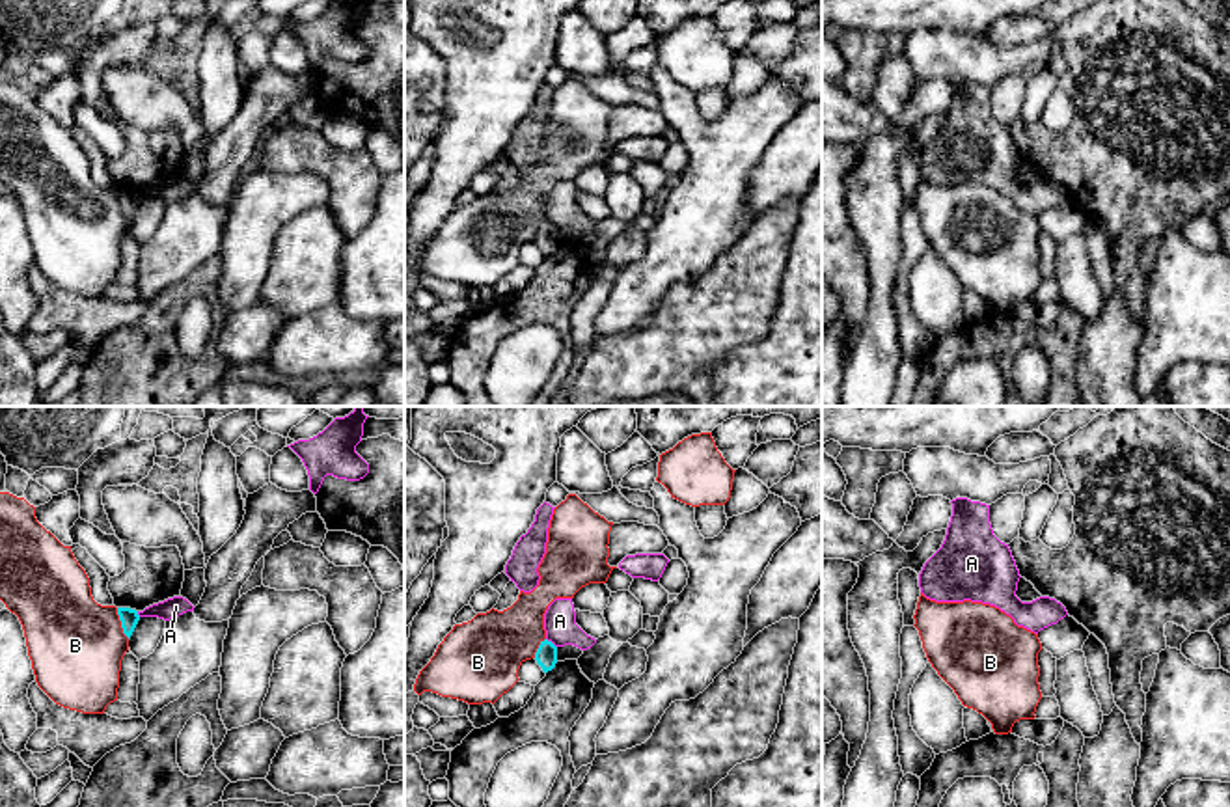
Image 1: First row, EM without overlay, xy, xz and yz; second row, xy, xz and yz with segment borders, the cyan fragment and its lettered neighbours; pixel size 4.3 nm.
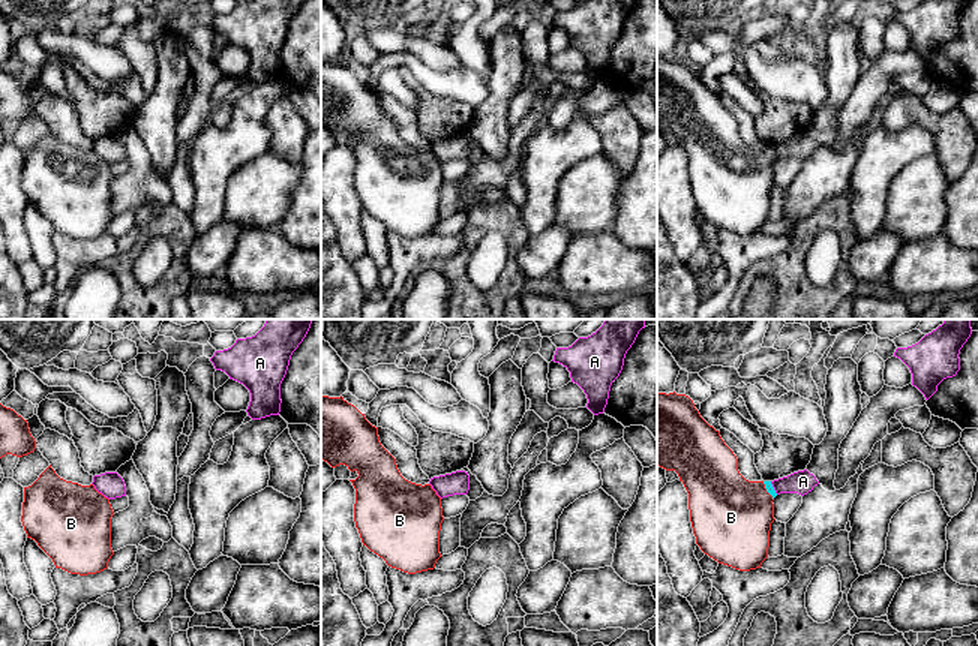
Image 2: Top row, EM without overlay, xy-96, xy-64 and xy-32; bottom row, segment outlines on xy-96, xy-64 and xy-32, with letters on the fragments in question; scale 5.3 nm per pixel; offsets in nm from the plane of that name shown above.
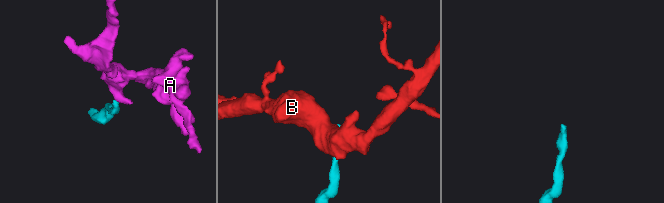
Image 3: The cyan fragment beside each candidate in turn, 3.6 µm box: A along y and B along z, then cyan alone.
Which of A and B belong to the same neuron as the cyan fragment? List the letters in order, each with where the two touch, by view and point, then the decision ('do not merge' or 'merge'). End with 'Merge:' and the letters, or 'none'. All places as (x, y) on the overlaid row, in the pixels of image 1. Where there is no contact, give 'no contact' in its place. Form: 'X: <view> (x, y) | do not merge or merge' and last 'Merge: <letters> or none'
A: xz (552, 643) | do not merge
B: xy (122, 623) | do not merge
Merge: none

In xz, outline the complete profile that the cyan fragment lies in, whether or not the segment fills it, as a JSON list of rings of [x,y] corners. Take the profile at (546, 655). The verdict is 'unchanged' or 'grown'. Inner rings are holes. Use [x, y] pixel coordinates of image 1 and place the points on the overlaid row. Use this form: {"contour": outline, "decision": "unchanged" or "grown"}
{"contour": [[[548,639],[540,641],[535,660],[544,673],[552,671],[557,663],[557,647]]], "decision": "unchanged"}

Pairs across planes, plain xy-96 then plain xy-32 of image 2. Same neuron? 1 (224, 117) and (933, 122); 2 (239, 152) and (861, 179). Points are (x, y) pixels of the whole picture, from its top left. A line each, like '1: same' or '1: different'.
1: same
2: same

